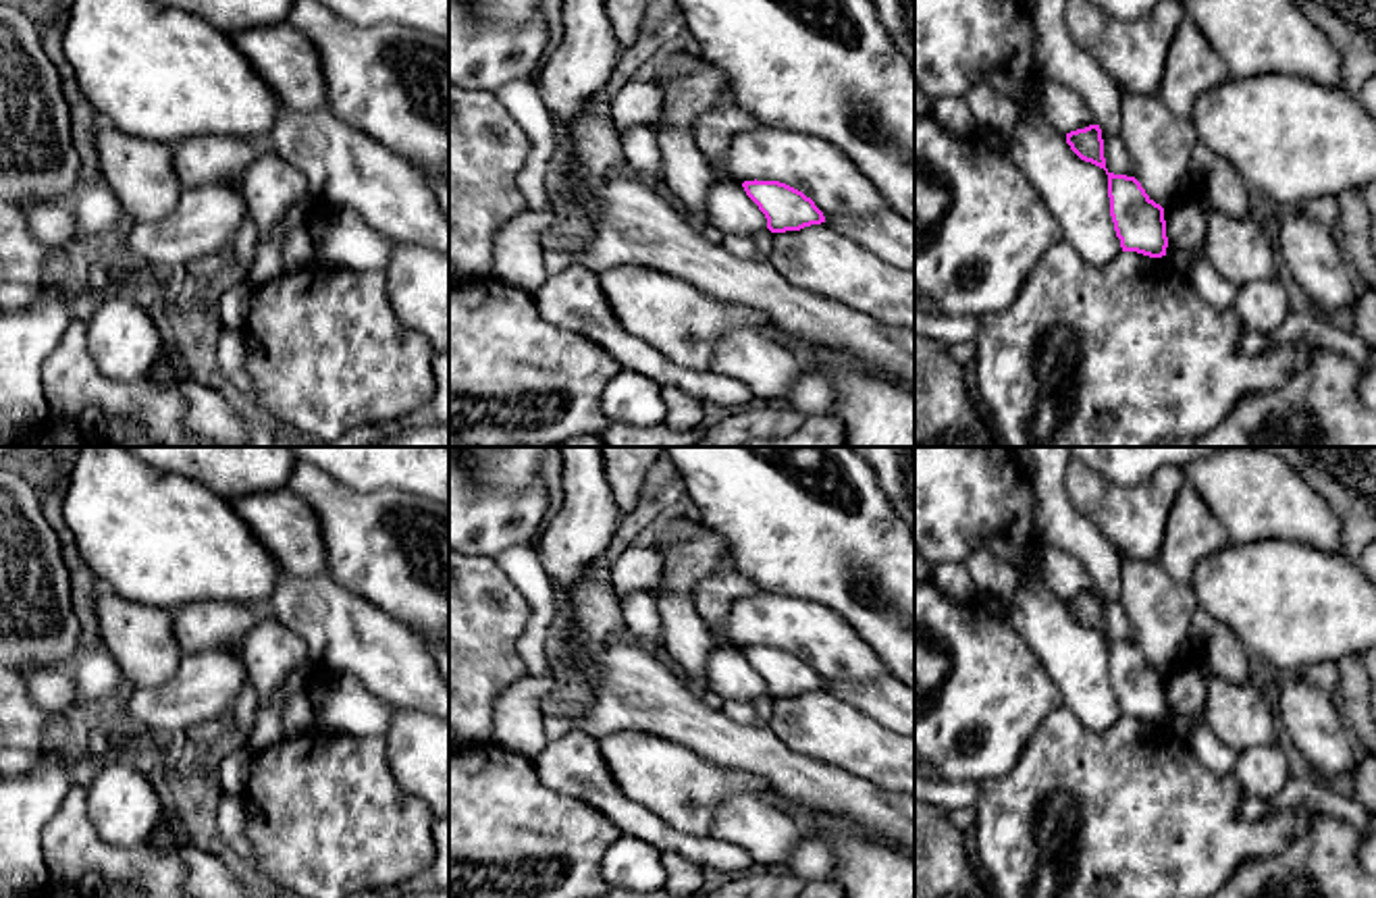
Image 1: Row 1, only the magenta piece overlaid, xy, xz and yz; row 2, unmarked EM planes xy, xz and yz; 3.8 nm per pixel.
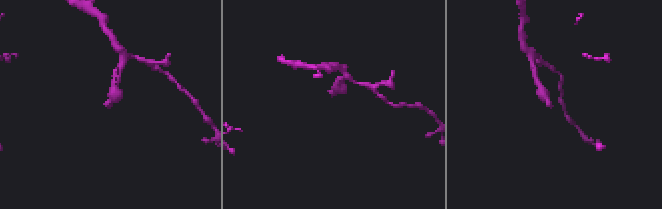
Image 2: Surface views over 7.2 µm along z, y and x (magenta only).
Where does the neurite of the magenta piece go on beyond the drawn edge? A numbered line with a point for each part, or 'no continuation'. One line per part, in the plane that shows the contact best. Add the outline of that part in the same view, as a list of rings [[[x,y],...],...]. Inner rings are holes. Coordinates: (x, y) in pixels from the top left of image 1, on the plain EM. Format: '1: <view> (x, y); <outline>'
no continuation

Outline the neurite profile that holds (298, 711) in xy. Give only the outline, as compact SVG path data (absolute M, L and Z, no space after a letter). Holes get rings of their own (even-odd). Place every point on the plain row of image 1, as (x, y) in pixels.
M293 692L283 705L283 736L295 736L318 723L308 692Z

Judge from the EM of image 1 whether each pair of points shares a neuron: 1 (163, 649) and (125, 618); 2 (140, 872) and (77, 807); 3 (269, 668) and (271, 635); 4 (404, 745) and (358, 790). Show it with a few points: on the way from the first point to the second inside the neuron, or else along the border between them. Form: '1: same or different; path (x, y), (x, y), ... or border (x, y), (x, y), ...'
1: same; path (154, 647), (134, 626)
2: same; path (119, 867), (111, 865), (77, 828)
3: same; path (269, 659), (269, 643)
4: different; border (381, 738), (393, 778), (418, 797)

